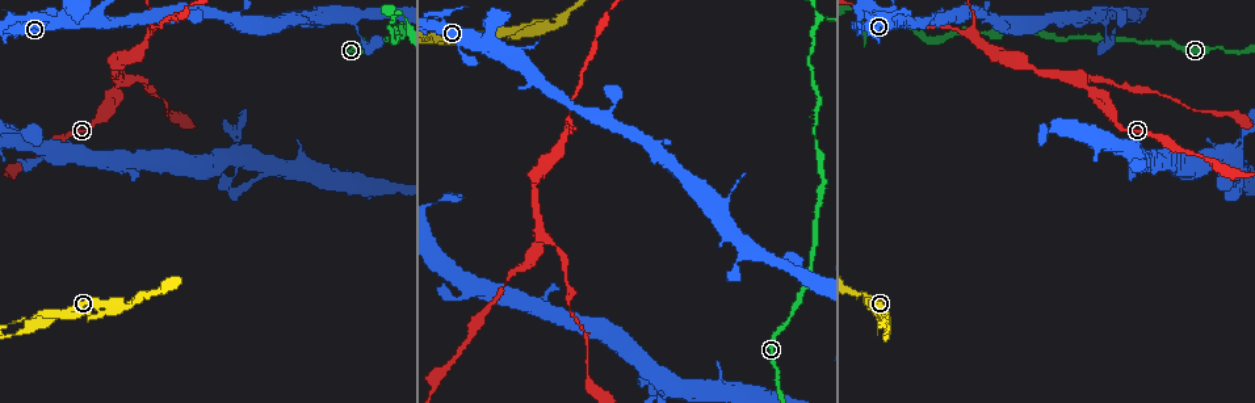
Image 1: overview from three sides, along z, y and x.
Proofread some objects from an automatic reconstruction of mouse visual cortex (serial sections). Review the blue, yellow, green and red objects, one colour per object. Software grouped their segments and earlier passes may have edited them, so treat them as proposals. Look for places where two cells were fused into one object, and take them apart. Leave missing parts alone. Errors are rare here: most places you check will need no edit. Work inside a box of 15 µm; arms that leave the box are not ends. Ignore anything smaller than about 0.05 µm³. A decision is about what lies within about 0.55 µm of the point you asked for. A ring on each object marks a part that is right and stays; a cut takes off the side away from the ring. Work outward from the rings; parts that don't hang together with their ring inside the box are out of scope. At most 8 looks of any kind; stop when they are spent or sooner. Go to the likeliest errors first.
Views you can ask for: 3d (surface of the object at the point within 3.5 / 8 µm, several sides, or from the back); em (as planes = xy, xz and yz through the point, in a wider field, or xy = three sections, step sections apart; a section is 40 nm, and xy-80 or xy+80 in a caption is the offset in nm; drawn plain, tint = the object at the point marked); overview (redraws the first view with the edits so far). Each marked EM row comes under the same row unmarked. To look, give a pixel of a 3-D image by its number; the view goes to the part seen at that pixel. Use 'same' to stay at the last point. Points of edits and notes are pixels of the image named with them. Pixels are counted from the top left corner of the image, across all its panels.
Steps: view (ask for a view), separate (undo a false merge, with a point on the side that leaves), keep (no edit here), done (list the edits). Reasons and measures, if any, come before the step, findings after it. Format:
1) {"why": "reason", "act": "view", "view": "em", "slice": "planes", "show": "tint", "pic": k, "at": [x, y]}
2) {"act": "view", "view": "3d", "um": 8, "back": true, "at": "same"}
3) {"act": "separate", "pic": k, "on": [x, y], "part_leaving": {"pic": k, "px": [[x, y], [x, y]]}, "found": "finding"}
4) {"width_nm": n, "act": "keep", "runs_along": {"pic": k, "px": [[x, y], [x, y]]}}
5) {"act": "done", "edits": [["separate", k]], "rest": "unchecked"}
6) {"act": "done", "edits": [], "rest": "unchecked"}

{"why": "two arms at a narrow angle", "act": "view", "view": "3d", "um": 3.5, "pic": 1, "at": [888, 329]}

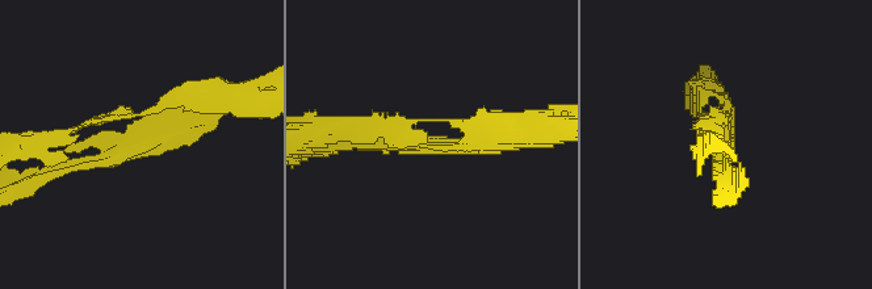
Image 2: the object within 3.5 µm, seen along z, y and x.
{"arms": 3, "arm_widths_nm": [100, 150, 150], "why": "need the tissue", "act": "view", "view": "em", "slice": "xy", "step": 1, "show": "tint", "pic": 2, "at": [444, 146]}

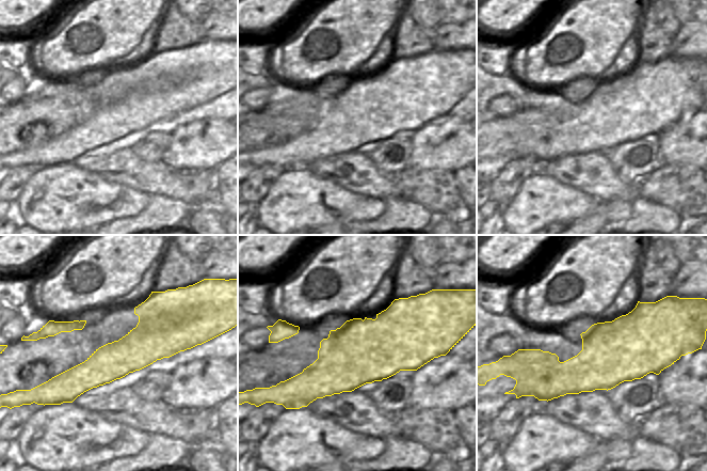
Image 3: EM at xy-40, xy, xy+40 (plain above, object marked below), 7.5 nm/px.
{"act": "keep", "runs_along": {"pic": 2, "px": [[225, 97], [164, 137], [67, 170]]}, "found": "continuous, no second cell"}

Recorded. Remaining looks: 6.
{"why": "narrows sharply", "act": "view", "view": "3d", "um": 3.5, "pic": 1, "at": [540, 239]}

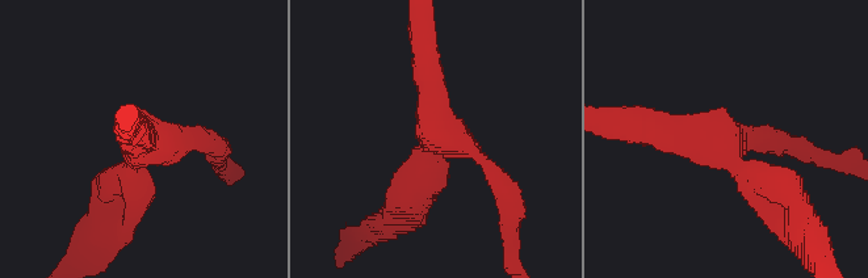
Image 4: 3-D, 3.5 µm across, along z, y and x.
{"act": "view", "view": "em", "slice": "xy", "step": 1, "show": "tint", "pic": 4, "at": [140, 150]}

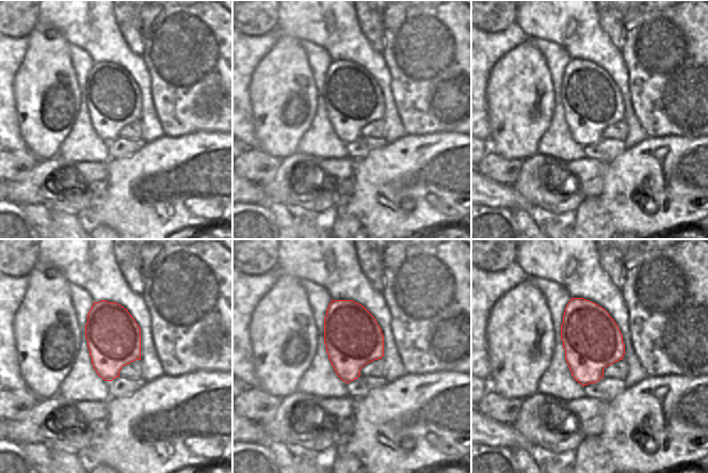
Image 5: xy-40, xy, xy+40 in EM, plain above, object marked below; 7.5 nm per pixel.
{"act": "view", "view": "em", "slice": "planes", "show": "tint", "at": "same"}

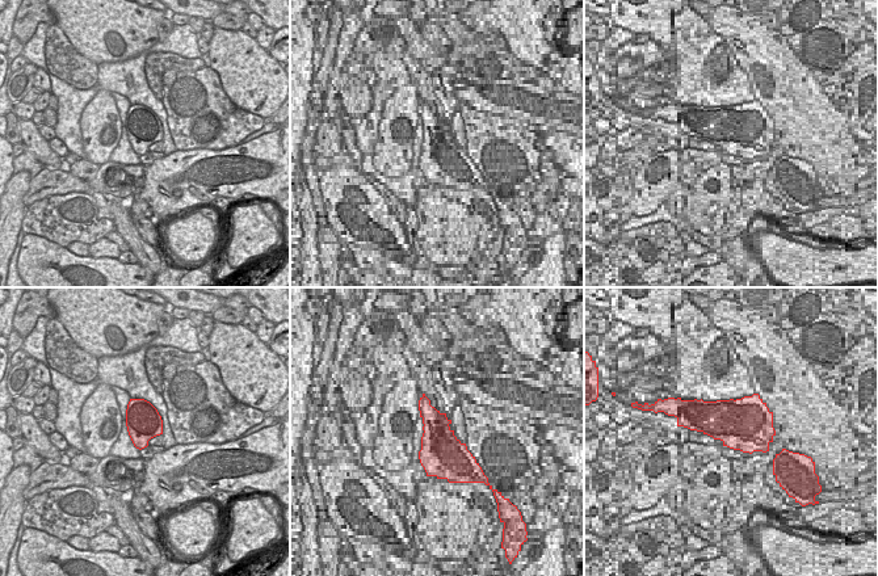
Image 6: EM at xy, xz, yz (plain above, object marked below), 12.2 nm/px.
{"arm_widths_nm": [200, 350, 400], "act": "keep", "runs_along": {"pic": 4, "px": [[789, 192], [641, 122]]}, "found": "all the same cell"}

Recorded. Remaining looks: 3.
{"why": "sharp bend", "act": "view", "view": "3d", "um": 3.5, "pic": 1, "at": [819, 21]}

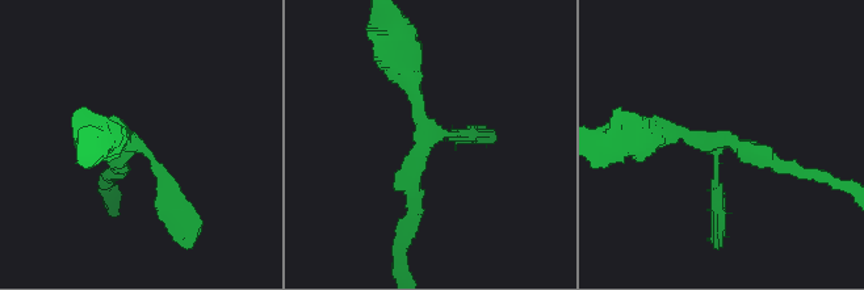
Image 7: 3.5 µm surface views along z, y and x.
{"act": "view", "view": "em", "slice": "planes", "show": "tint", "pic": 7, "at": [429, 138]}

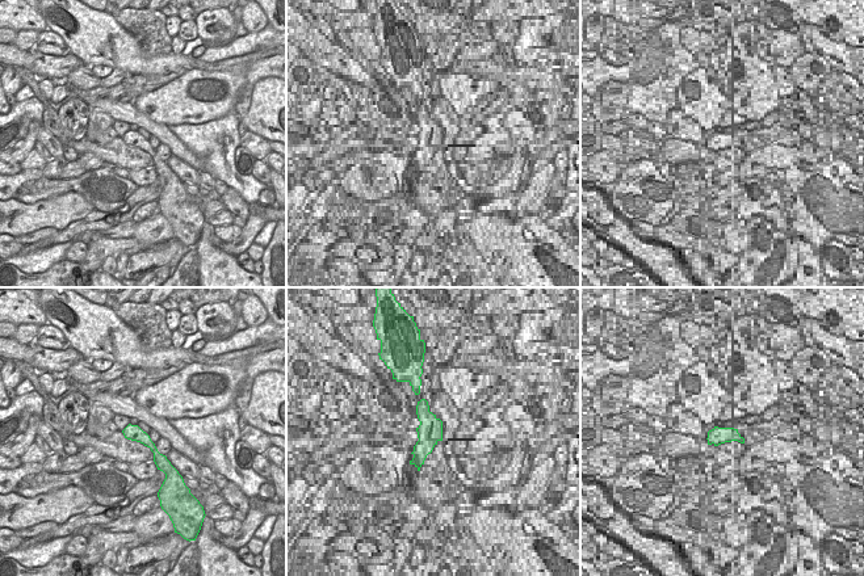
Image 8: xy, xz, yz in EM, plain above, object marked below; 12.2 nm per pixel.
{"width_nm": 190, "act": "keep", "runs_along": {"pic": 7, "px": [[796, 168], [728, 139], [644, 131]]}, "found": "all the same cell"}

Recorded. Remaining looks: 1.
{"act": "done", "edits": [], "rest": "unchecked"}

